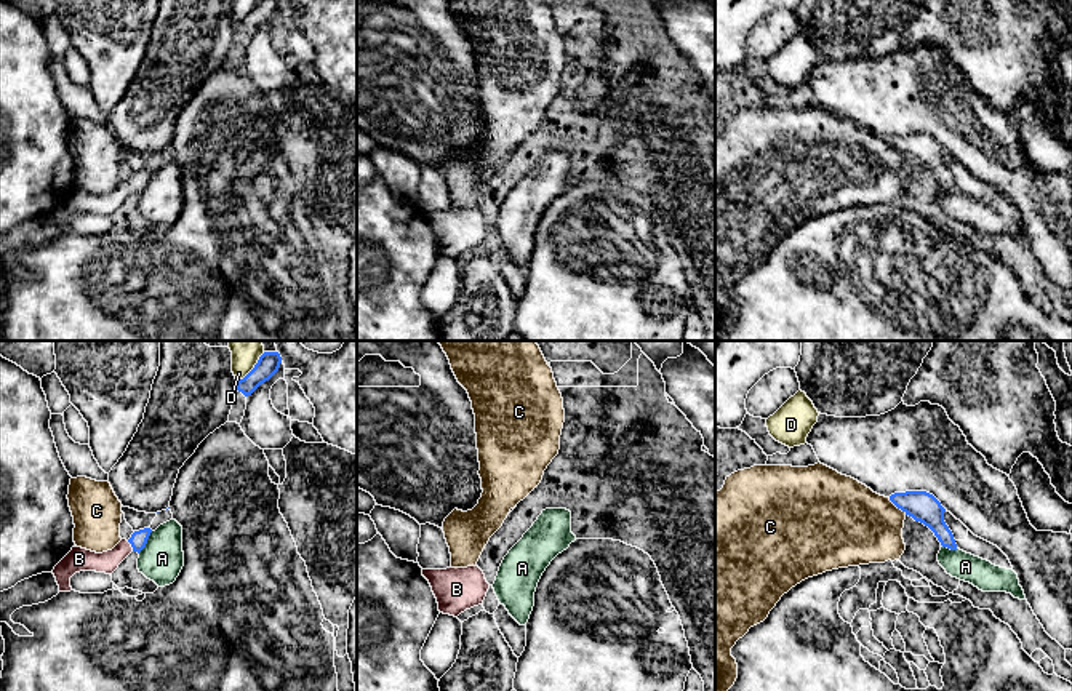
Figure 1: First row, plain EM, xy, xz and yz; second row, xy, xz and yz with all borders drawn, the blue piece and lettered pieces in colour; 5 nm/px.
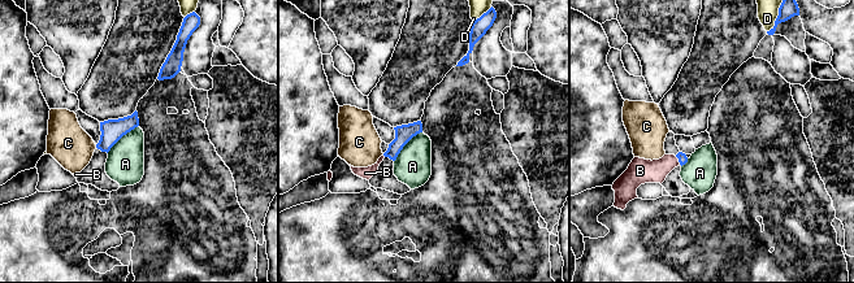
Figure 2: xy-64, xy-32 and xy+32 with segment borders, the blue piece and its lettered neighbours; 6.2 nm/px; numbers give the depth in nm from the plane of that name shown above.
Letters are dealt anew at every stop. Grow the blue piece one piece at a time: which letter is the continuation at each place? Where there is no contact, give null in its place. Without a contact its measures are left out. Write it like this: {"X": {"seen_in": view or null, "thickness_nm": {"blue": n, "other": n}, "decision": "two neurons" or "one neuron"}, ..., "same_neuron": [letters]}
{"A": {"seen_in": "xy", "thickness_nm": {"blue": 90, "other": 220}, "decision": "two neurons"}, "B": {"seen_in": "xy", "thickness_nm": {"blue": 90, "other": 110}, "decision": "one neuron"}, "C": {"seen_in": "yz", "thickness_nm": {"blue": 150, "other": 400}, "decision": "two neurons"}, "D": {"seen_in": "xy", "thickness_nm": {"blue": 100, "other": 100}, "decision": "two neurons"}, "same_neuron": ["B"]}

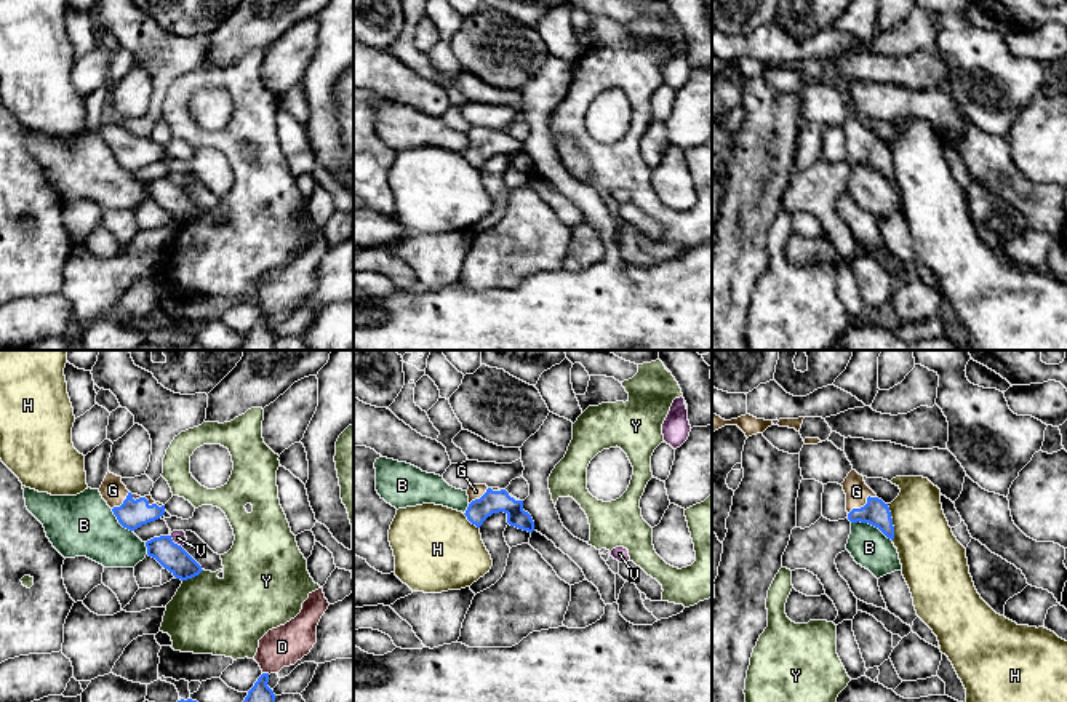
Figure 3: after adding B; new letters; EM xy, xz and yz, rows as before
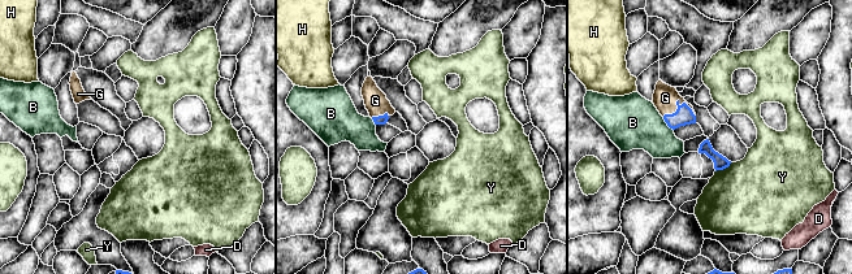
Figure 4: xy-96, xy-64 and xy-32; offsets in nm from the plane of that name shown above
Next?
{"B": {"seen_in": "yz", "thickness_nm": {"blue": 140, "other": 200}, "decision": "two neurons"}, "D": {"seen_in": "xy", "thickness_nm": {"blue": 160, "other": 200}, "decision": "two neurons"}, "G": {"seen_in": "yz", "thickness_nm": {"blue": 140, "other": 120}, "decision": "one neuron"}, "H": {"seen_in": "yz", "thickness_nm": {"blue": 140, "other": 300}, "decision": "two neurons"}, "V": {"seen_in": "xy", "thickness_nm": {"blue": 140, "other": 70}, "decision": "two neurons"}, "Y": {"seen_in": "xy", "thickness_nm": {"blue": 140, "other": 380}, "decision": "two neurons"}, "same_neuron": ["G"]}

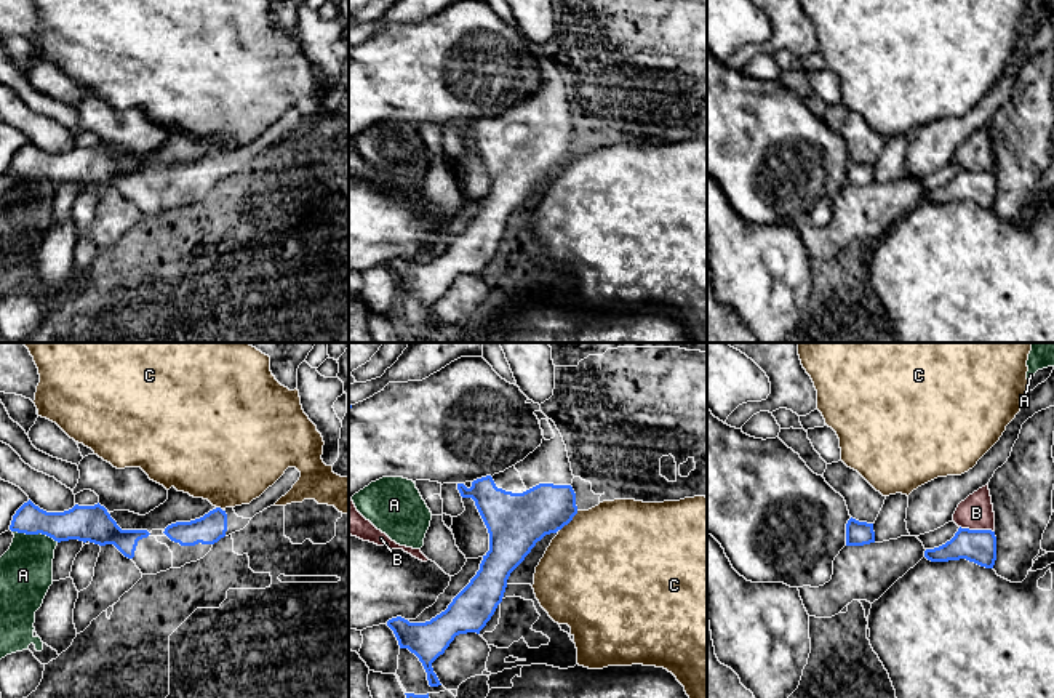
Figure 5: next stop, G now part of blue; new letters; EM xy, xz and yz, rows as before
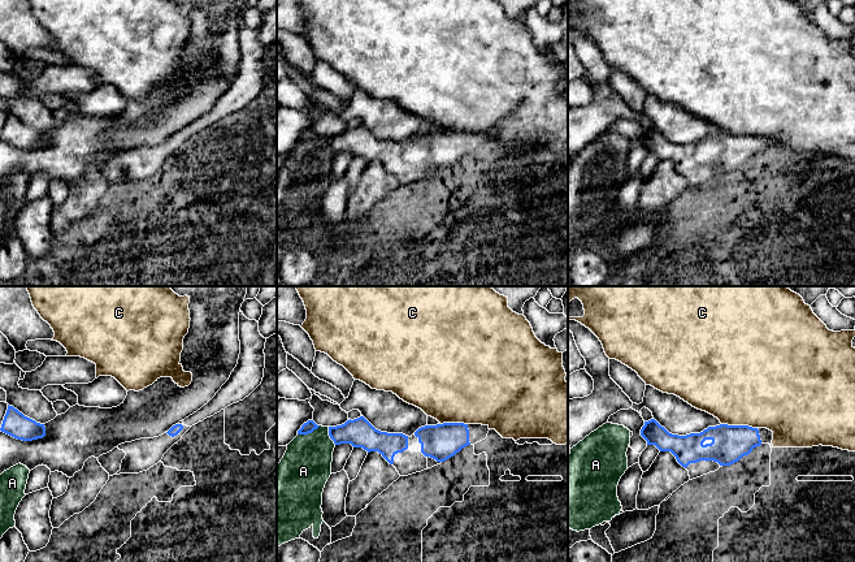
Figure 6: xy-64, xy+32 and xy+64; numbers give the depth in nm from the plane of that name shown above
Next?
{"A": {"seen_in": "xy", "thickness_nm": {"blue": 180, "other": 280}, "decision": "two neurons"}, "B": {"seen_in": "yz", "thickness_nm": {"blue": 170, "other": 180}, "decision": "two neurons"}, "C": {"seen_in": "xz", "thickness_nm": {"blue": 280, "other": 500}, "decision": "two neurons"}, "same_neuron": []}

